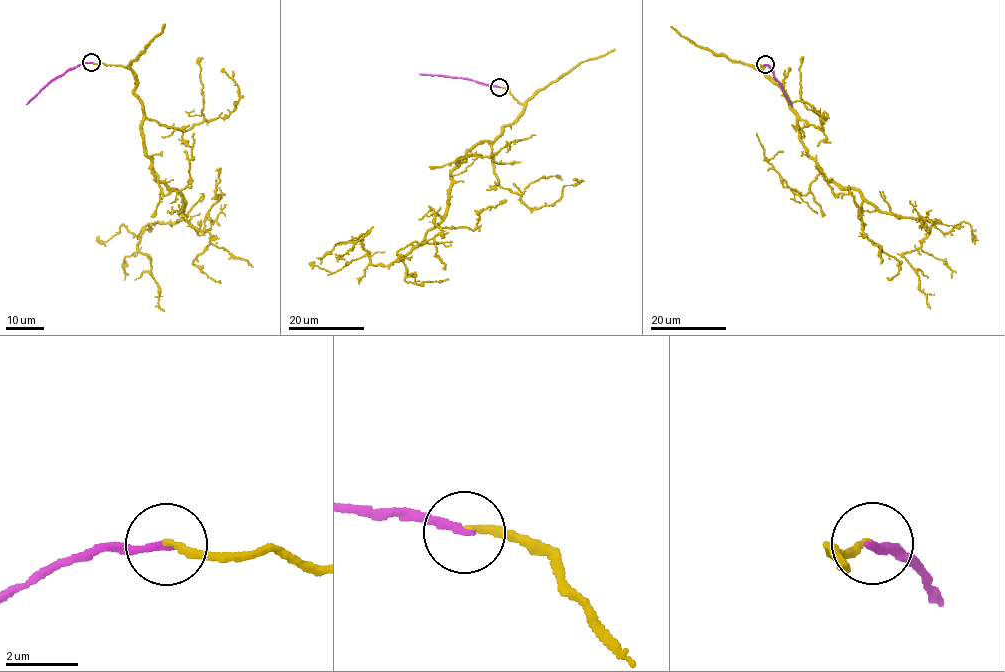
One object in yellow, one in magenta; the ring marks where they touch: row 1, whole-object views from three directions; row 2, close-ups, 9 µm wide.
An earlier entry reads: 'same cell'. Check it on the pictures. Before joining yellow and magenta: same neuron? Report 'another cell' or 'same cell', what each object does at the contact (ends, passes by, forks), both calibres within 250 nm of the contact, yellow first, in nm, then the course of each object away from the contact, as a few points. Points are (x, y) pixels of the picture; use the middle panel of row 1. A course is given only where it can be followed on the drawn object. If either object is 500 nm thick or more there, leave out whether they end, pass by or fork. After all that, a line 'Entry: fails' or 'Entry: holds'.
same cell; yellow ends there; magenta ends there; 160 nm thick on the yellow side, 200 nm on the other; yellow runs (499, 87), (524, 108), (453, 170), (448, 209), (425, 241), (374, 265), (358, 240), (368, 231), (337, 261); magenta runs (499, 87), (468, 79), (419, 74)
Entry: holds

